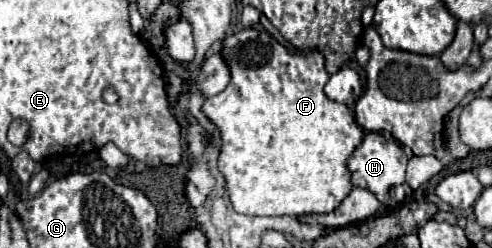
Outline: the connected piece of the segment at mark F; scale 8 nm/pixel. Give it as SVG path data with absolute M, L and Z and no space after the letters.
M247 27L239 33L233 33L229 37L223 39L221 43L221 51L219 55L223 57L223 61L229 67L231 73L231 81L229 85L215 97L207 97L201 111L207 115L207 119L219 129L221 133L221 151L219 151L219 159L217 159L217 167L225 177L225 185L227 185L227 195L233 203L233 209L237 213L247 213L247 215L303 215L303 213L331 213L331 209L335 209L335 205L339 205L339 201L343 201L343 197L347 197L347 193L351 193L351 175L347 173L347 167L343 165L343 161L347 161L347 157L351 155L351 149L355 149L355 145L359 145L359 141L363 141L363 129L355 123L351 111L347 105L339 105L331 99L327 99L327 95L323 93L325 83L329 81L329 73L325 71L325 61L323 55L317 51L311 53L291 53L287 51L275 37L271 37L265 29L259 27Z

